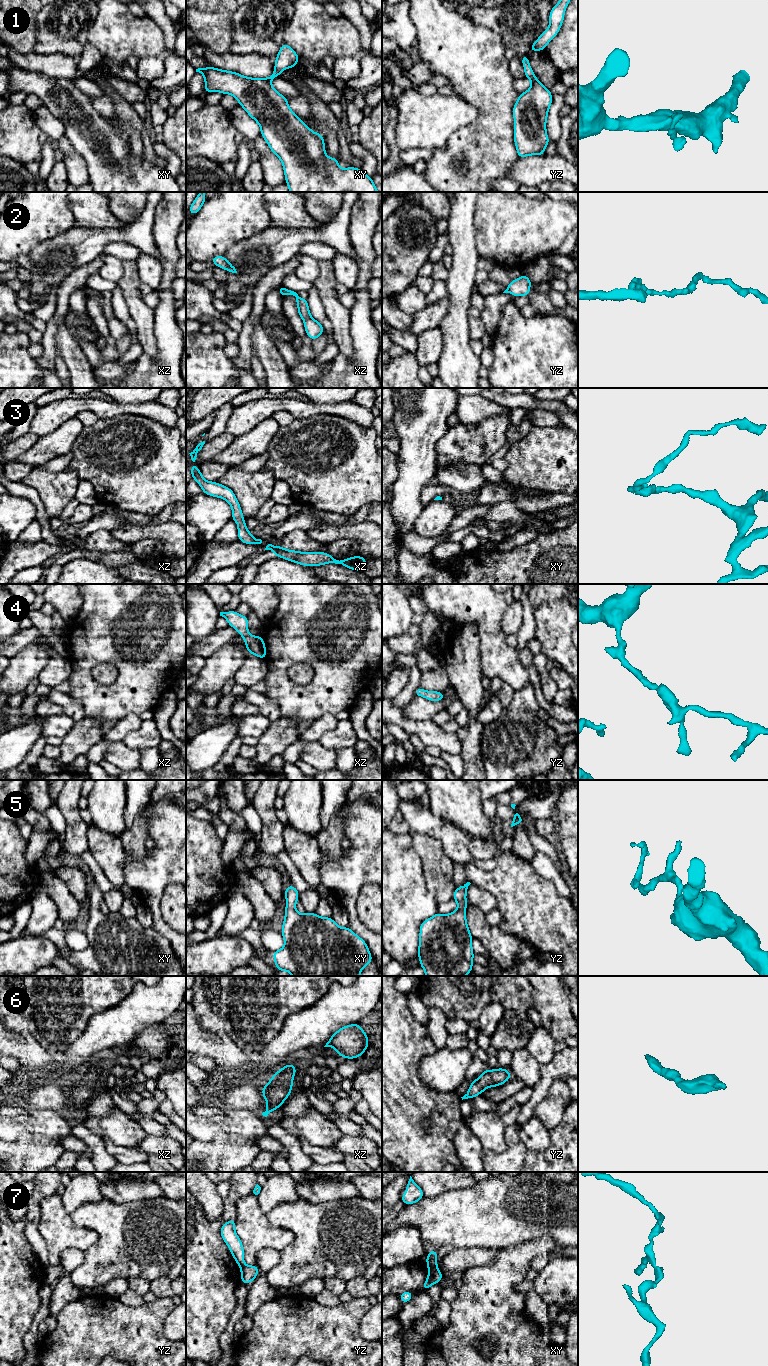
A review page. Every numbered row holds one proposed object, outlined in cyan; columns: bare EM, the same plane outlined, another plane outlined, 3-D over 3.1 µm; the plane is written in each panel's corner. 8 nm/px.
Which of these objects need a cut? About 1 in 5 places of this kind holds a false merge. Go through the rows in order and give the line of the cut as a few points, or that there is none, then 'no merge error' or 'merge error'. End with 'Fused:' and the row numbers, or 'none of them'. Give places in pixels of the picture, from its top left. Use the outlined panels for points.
1: no cut; no merge error
2: no cut; no merge error
3: no cut; no merge error
4: no cut; no merge error
5: no cut; no merge error
6: no cut; no merge error
7: cut in xy along (427, 1264), (436, 1267); merge error
Fused: 7

